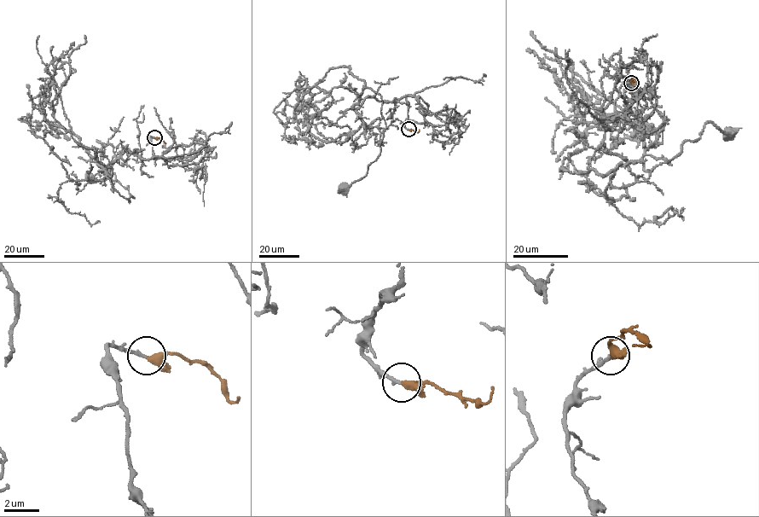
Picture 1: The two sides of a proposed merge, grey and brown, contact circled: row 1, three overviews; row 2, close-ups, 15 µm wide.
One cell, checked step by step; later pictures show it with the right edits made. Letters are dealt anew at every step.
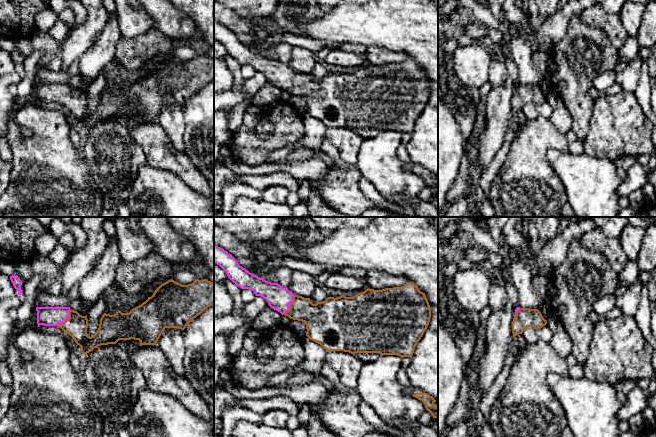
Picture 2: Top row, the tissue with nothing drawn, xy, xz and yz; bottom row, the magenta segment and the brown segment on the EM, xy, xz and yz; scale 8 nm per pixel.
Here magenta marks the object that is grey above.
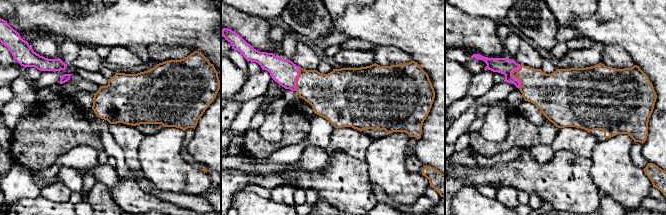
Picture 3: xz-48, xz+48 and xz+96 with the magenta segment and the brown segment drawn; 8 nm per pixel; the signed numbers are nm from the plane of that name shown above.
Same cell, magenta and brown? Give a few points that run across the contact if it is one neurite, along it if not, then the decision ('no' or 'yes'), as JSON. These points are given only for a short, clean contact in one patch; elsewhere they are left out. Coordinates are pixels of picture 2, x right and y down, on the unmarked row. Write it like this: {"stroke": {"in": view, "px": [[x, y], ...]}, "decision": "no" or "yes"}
{"stroke": {"in": "xz", "px": [[278, 73], [288, 81], [303, 85], [317, 92]]}, "decision": "yes"}

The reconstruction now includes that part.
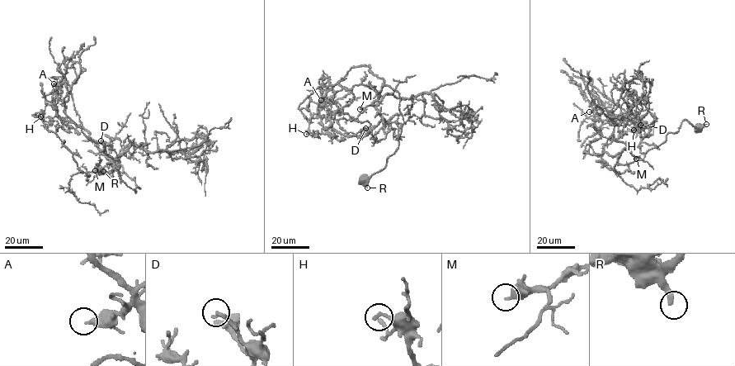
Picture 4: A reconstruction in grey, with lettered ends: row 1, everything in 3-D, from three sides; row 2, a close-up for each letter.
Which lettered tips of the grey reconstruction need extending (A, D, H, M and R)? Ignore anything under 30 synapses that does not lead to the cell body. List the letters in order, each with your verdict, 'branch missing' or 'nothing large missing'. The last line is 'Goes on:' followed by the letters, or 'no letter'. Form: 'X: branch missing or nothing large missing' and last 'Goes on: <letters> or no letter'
A: nothing large missing
D: nothing large missing
H: nothing large missing
M: branch missing
R: nothing large missing
Goes on: M

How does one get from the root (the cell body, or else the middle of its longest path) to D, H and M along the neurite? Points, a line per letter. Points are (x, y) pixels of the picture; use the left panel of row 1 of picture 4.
D: (100, 169), (121, 166), (140, 188), (135, 192), (108, 163), (116, 165), (101, 140)
H: (100, 169), (121, 166), (140, 188), (124, 182), (101, 143), (58, 117), (54, 102), (54, 116), (40, 116)
M: (100, 169), (106, 173), (121, 166), (140, 188), (135, 192), (127, 186), (112, 163), (95, 170)

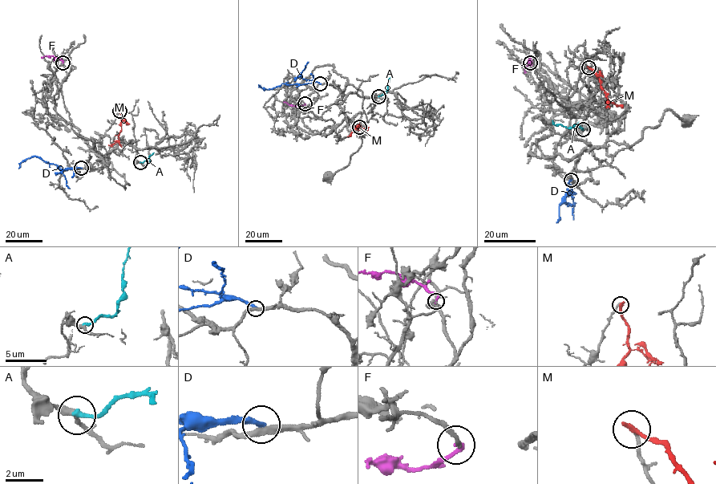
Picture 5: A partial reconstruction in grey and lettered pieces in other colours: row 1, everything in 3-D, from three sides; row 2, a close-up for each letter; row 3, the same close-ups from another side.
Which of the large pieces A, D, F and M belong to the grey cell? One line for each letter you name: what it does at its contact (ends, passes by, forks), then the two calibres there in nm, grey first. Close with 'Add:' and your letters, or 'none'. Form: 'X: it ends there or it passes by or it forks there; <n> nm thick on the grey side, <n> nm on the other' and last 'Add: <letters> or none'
F: it ends there; 170 nm thick on the grey side, 190 nm on the other
Add: F

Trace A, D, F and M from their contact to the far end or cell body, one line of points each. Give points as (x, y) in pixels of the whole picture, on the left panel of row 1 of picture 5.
A: (140, 162), (149, 161), (150, 155), (154, 152)
D: (81, 168), (60, 169), (55, 164), (34, 156), (26, 158), (18, 168)
F: (62, 63), (53, 56), (41, 58)
M: (119, 111), (121, 129), (118, 140), (108, 144)

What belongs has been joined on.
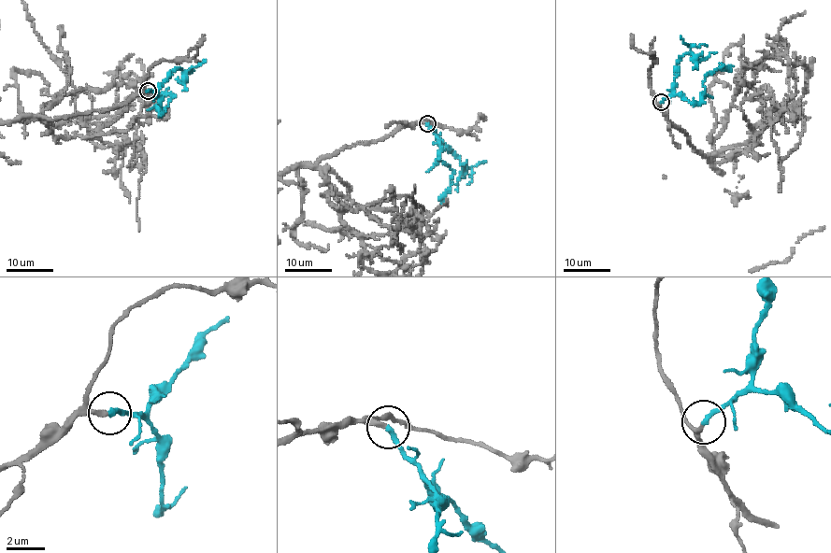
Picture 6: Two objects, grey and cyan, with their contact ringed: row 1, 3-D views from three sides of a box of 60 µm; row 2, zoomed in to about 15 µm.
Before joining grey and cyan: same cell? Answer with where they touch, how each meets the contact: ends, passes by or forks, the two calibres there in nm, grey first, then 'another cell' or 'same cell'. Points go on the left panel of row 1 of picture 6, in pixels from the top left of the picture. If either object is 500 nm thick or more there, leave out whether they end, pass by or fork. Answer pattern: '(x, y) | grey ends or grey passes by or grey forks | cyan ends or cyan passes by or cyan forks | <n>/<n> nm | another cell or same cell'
(148, 91) | grey ends | cyan ends | 240/280 nm | same cell

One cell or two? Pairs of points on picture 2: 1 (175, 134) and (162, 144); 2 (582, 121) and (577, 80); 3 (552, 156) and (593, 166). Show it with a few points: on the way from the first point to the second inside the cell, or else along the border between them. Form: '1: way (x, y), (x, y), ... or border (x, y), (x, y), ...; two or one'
1: border (155, 121), (171, 143), (184, 152); two
2: way (581, 111), (577, 100), (577, 90); one
3: way (562, 162), (567, 166), (583, 166); one

